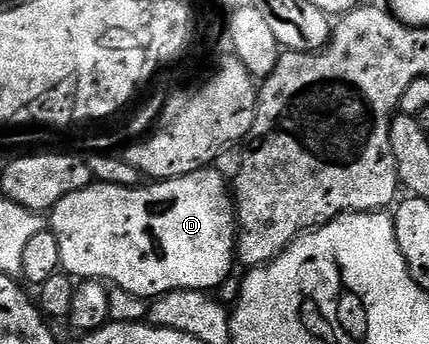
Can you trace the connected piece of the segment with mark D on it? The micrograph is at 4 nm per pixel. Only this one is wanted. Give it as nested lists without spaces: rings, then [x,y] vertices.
[[[215,168],[196,170],[187,176],[157,180],[152,184],[136,186],[116,186],[106,182],[94,181],[92,185],[81,191],[71,192],[63,196],[51,209],[51,229],[55,240],[59,240],[59,260],[64,273],[74,274],[77,280],[100,280],[112,284],[118,290],[126,290],[136,298],[152,300],[161,294],[176,290],[203,290],[213,292],[217,286],[223,284],[226,277],[234,273],[235,251],[237,248],[237,215],[235,213],[235,198],[231,193],[231,186],[227,179]]]

